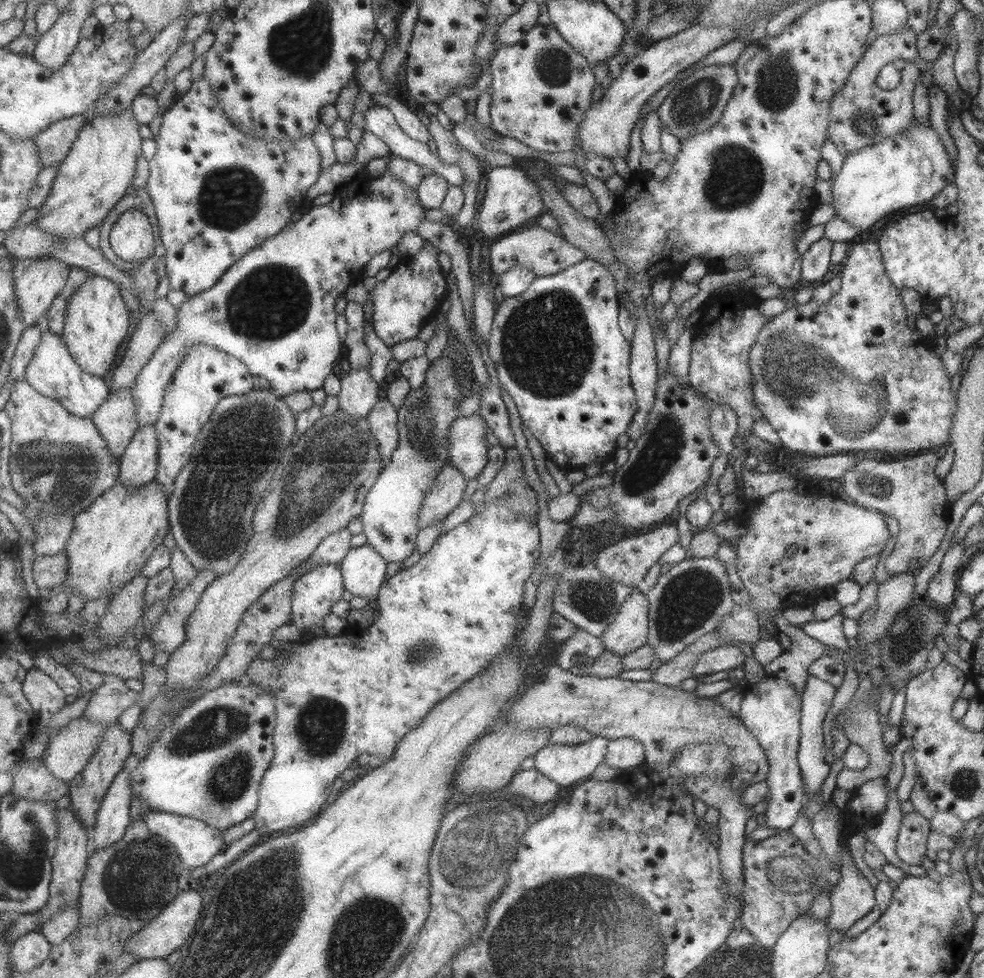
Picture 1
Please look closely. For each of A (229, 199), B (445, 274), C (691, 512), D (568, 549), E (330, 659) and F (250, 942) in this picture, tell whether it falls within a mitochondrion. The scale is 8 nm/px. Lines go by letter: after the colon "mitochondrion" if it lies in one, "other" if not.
A: mitochondrion
B: other
C: other
D: other
E: other
F: mitochondrion

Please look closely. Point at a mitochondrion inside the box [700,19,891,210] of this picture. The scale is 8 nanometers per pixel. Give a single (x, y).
(776, 83)

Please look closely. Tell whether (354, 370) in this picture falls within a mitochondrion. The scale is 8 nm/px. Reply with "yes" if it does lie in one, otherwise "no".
no

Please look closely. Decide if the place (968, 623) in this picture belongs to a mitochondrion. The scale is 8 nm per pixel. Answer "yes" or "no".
no

